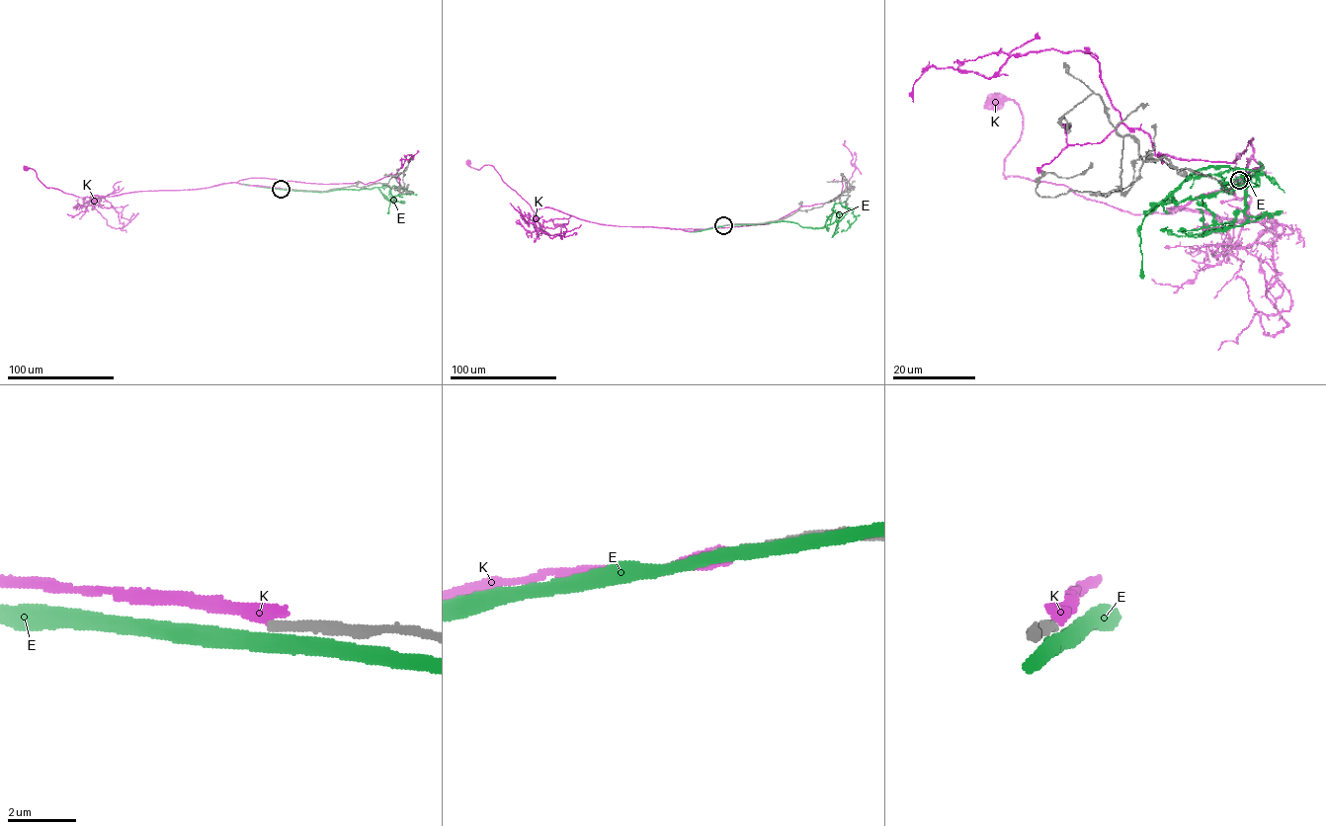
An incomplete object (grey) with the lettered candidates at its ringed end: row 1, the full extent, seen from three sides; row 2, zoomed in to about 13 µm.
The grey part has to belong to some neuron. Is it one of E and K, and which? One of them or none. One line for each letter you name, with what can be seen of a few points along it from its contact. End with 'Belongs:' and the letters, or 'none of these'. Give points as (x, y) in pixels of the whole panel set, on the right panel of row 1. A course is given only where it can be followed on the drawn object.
Belongs: none of these

